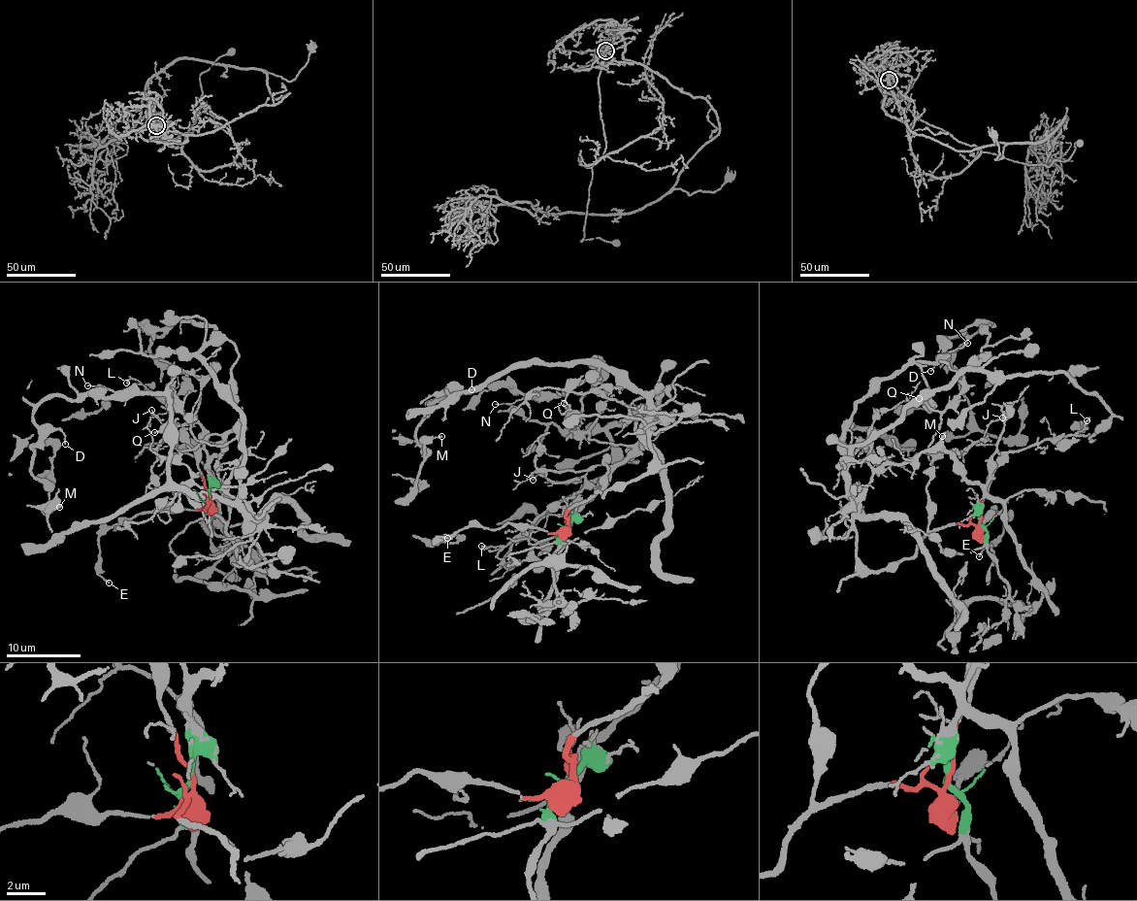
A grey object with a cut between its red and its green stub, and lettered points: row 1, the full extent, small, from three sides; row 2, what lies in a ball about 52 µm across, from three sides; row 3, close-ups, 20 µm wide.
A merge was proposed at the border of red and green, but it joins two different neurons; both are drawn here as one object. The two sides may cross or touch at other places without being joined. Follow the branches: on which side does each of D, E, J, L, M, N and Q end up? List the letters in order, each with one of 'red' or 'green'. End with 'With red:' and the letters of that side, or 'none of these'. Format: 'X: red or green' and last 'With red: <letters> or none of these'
D: red
E: red
J: green
L: green
M: red
N: red
Q: red
With red: D, E, M, N, Q

